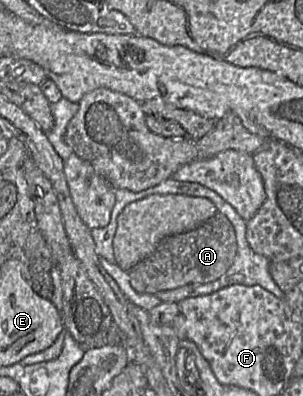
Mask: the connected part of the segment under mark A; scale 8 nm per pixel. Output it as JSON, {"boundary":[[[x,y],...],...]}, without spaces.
{"boundary":[[[216,213],[191,231],[163,239],[152,254],[128,272],[130,284],[137,293],[151,295],[186,285],[207,284],[227,272],[236,254],[235,230],[224,215]]]}

